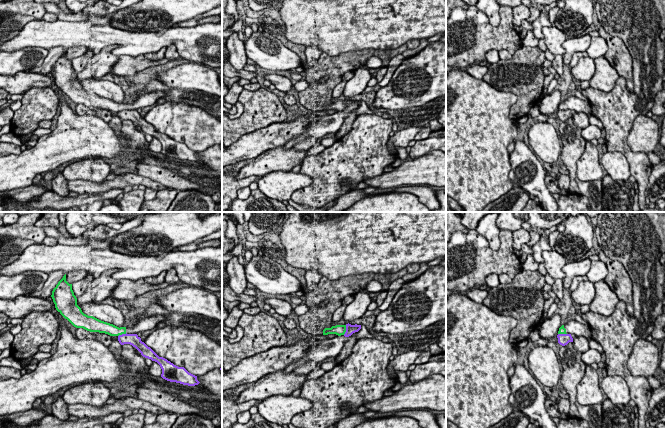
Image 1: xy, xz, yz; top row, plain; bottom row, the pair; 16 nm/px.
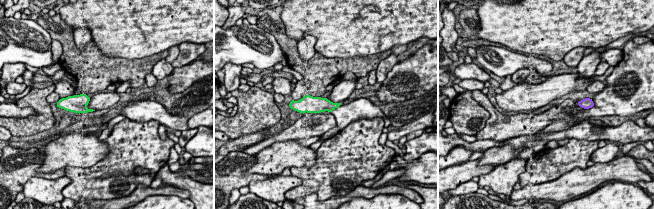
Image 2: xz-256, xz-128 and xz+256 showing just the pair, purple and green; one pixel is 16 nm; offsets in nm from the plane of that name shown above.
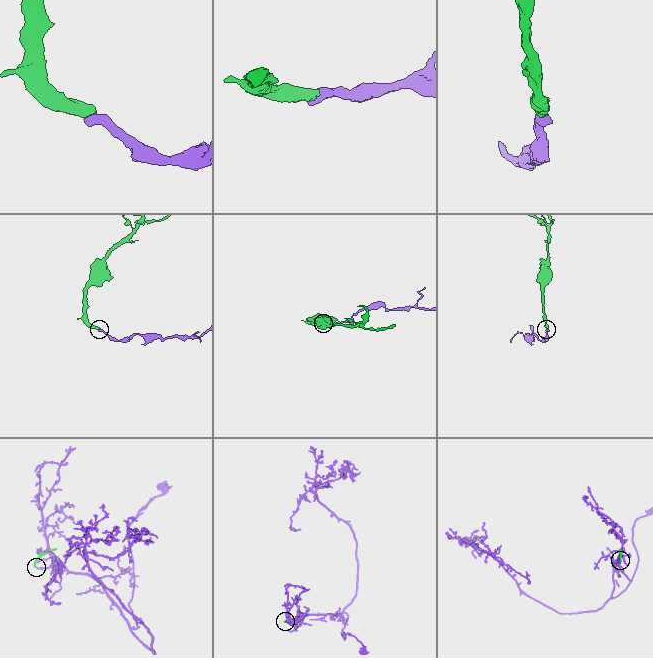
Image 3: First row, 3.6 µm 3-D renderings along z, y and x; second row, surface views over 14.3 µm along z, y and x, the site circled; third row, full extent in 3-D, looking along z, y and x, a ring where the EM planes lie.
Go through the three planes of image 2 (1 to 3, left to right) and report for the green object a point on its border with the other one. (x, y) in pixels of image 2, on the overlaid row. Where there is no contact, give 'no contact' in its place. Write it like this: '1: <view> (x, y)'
1: no contact
2: no contact
3: no contact

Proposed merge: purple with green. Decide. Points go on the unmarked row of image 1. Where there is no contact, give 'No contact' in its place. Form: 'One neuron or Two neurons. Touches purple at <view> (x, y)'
Two neurons. Touches purple at xz (346, 106)

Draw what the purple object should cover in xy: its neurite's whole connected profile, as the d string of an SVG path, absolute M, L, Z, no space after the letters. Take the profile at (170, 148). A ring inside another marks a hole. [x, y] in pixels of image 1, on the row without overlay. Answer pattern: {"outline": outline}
{"outline": "M122 110L118 112L121 121L130 120L135 123L143 133L157 138L161 145L161 153L170 158L183 161L195 162L200 158L197 152L189 149L184 143L178 143L163 133L159 133L150 123L148 123L137 110Z"}

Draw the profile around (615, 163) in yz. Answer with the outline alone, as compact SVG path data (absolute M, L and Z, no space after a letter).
M606 152L603 154L601 163L608 175L614 180L628 181L630 167L626 157L620 152Z

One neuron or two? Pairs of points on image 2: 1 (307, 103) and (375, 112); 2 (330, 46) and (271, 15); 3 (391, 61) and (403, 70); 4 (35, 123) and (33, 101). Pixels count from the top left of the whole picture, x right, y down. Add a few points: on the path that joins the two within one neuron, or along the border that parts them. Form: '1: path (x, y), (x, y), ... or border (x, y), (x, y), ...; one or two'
1: path (324, 104), (337, 106), (341, 110), (358, 110); one
2: border (281, 10), (280, 17), (284, 30), (296, 40); two
3: border (398, 62), (381, 82); two
4: path (40, 118), (42, 110), (38, 106); one

